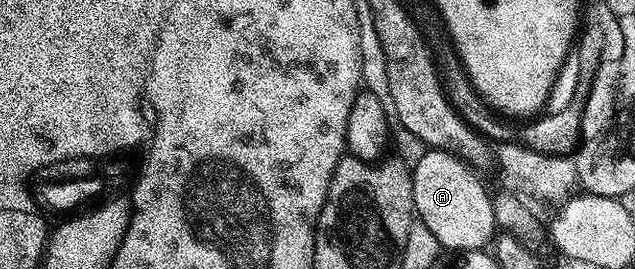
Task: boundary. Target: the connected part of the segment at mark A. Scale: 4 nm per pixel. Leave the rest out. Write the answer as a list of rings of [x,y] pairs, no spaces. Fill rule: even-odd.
[[[438,149],[424,150],[421,161],[413,165],[411,180],[413,181],[413,201],[418,222],[423,223],[437,237],[440,248],[452,247],[452,252],[477,251],[486,248],[492,242],[497,228],[493,217],[493,205],[489,191],[483,188],[483,183],[470,171],[468,164],[450,151]]]

